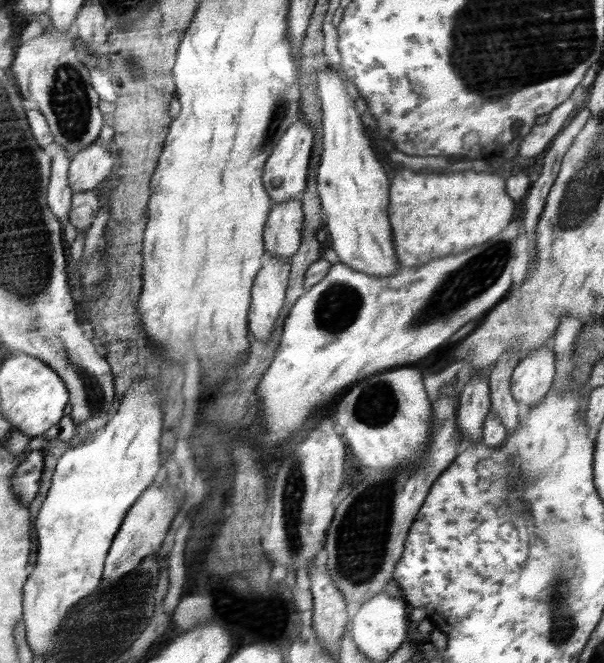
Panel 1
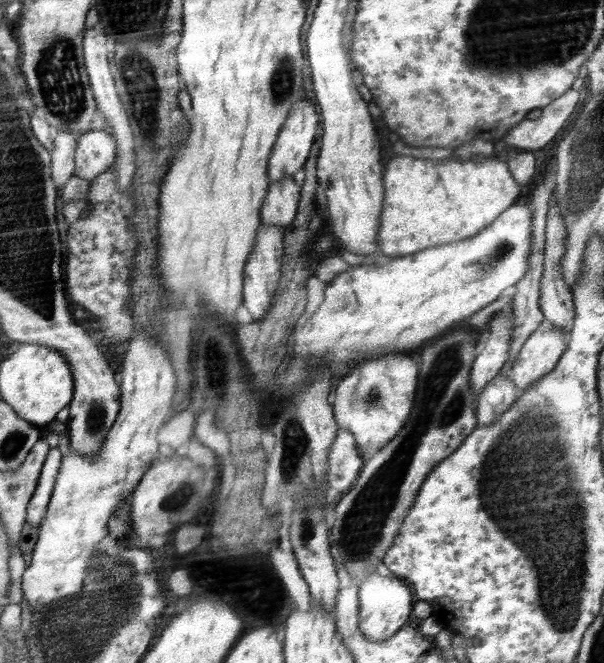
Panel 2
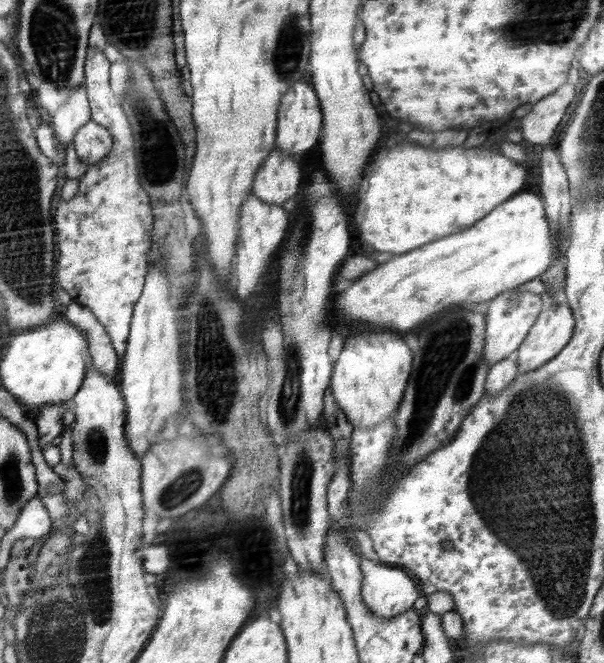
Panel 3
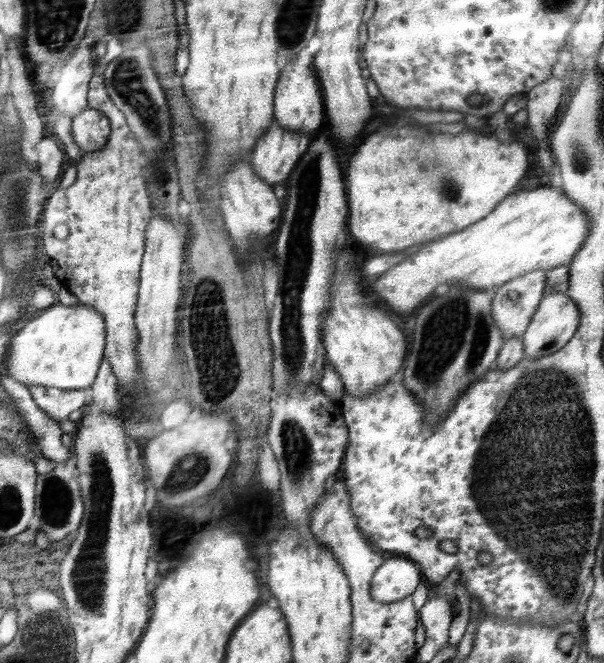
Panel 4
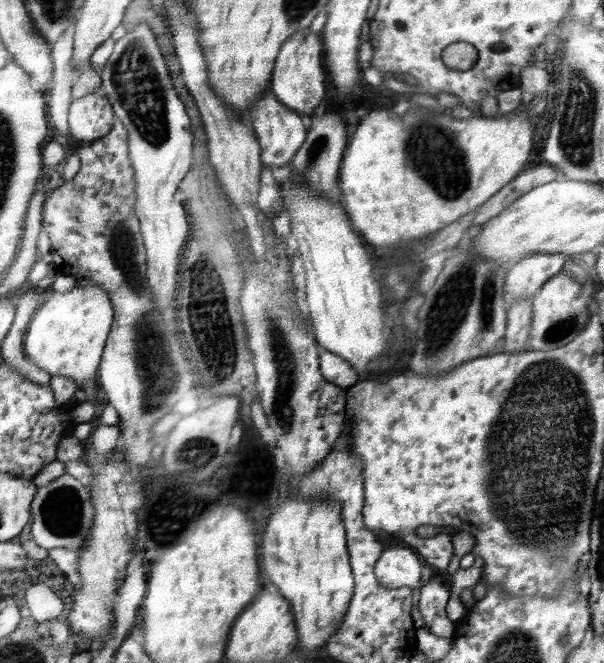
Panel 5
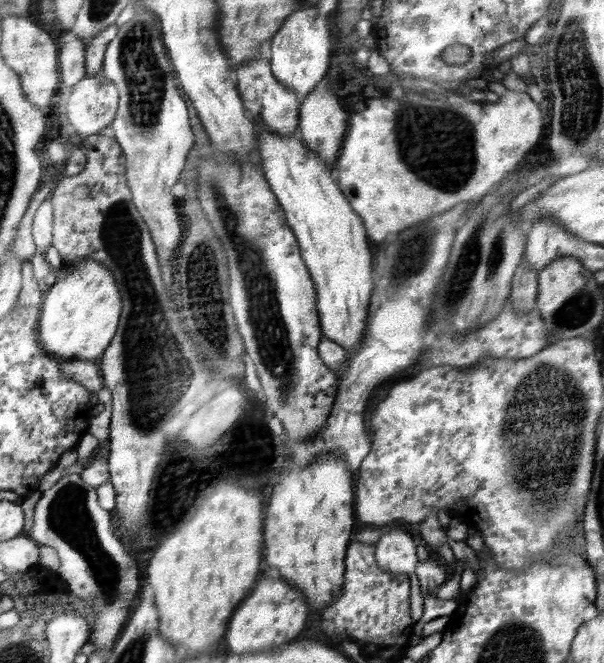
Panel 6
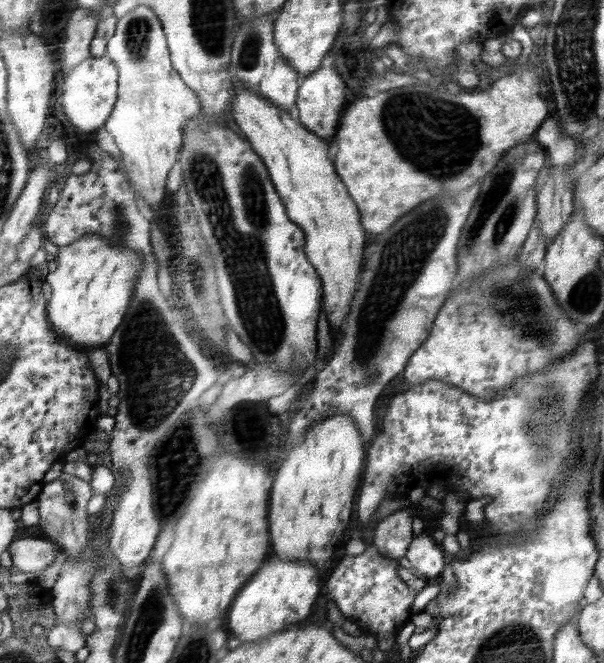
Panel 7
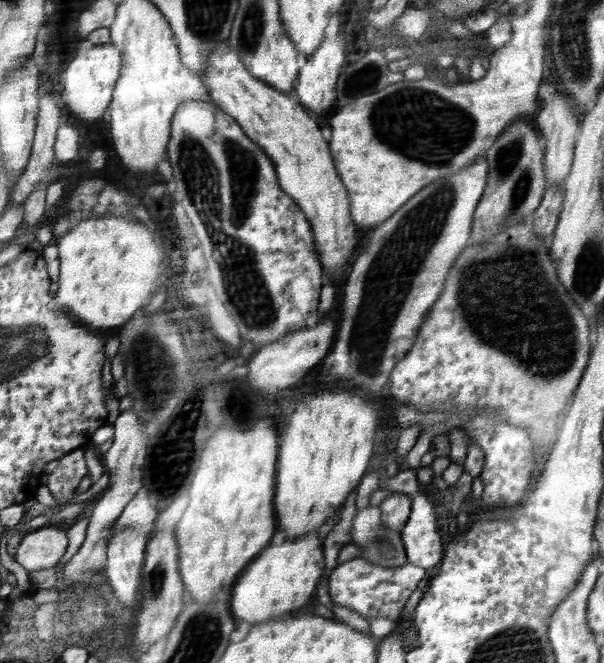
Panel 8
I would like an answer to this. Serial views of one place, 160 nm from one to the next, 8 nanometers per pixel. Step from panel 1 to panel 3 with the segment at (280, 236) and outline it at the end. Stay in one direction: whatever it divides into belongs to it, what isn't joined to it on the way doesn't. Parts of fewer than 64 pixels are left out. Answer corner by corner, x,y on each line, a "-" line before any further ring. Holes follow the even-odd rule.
273,149
255,174
254,195
278,206
289,198
297,197
296,192
301,188
300,170
290,155
284,154
283,150

